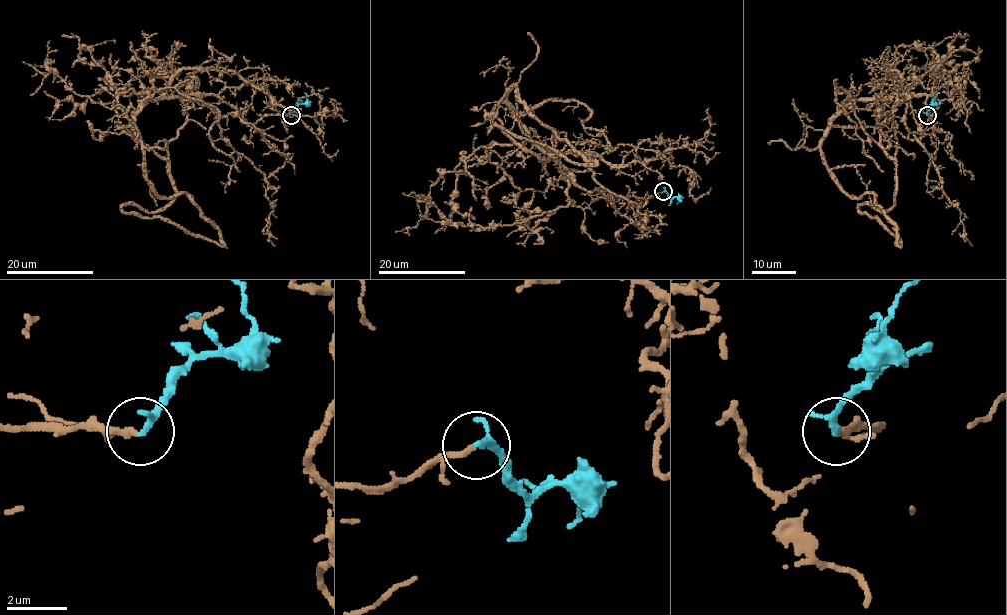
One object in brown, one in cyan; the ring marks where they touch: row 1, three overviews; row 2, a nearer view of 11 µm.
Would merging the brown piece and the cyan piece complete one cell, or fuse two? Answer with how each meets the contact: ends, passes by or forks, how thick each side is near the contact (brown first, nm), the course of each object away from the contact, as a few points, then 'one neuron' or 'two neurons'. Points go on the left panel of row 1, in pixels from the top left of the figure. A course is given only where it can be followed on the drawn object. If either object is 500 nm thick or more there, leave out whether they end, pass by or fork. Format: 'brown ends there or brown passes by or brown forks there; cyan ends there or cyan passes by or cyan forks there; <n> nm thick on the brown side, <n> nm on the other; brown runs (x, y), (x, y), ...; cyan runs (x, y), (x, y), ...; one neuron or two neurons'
brown passes by; cyan passes by; 160 nm thick on the brown side, 190 nm on the other; brown runs (291, 115), (249, 124), (217, 96), (165, 90), (214, 69), (289, 109), (317, 94), (317, 137), (338, 151); cyan runs (291, 115), (307, 100), (304, 92); one neuron

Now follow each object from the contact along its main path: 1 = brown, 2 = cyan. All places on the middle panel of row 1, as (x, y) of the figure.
1: (664, 192), (581, 188), (537, 146), (612, 164), (662, 158), (693, 173), (693, 200), (711, 187)
2: (664, 192), (670, 198), (679, 198), (677, 204)

